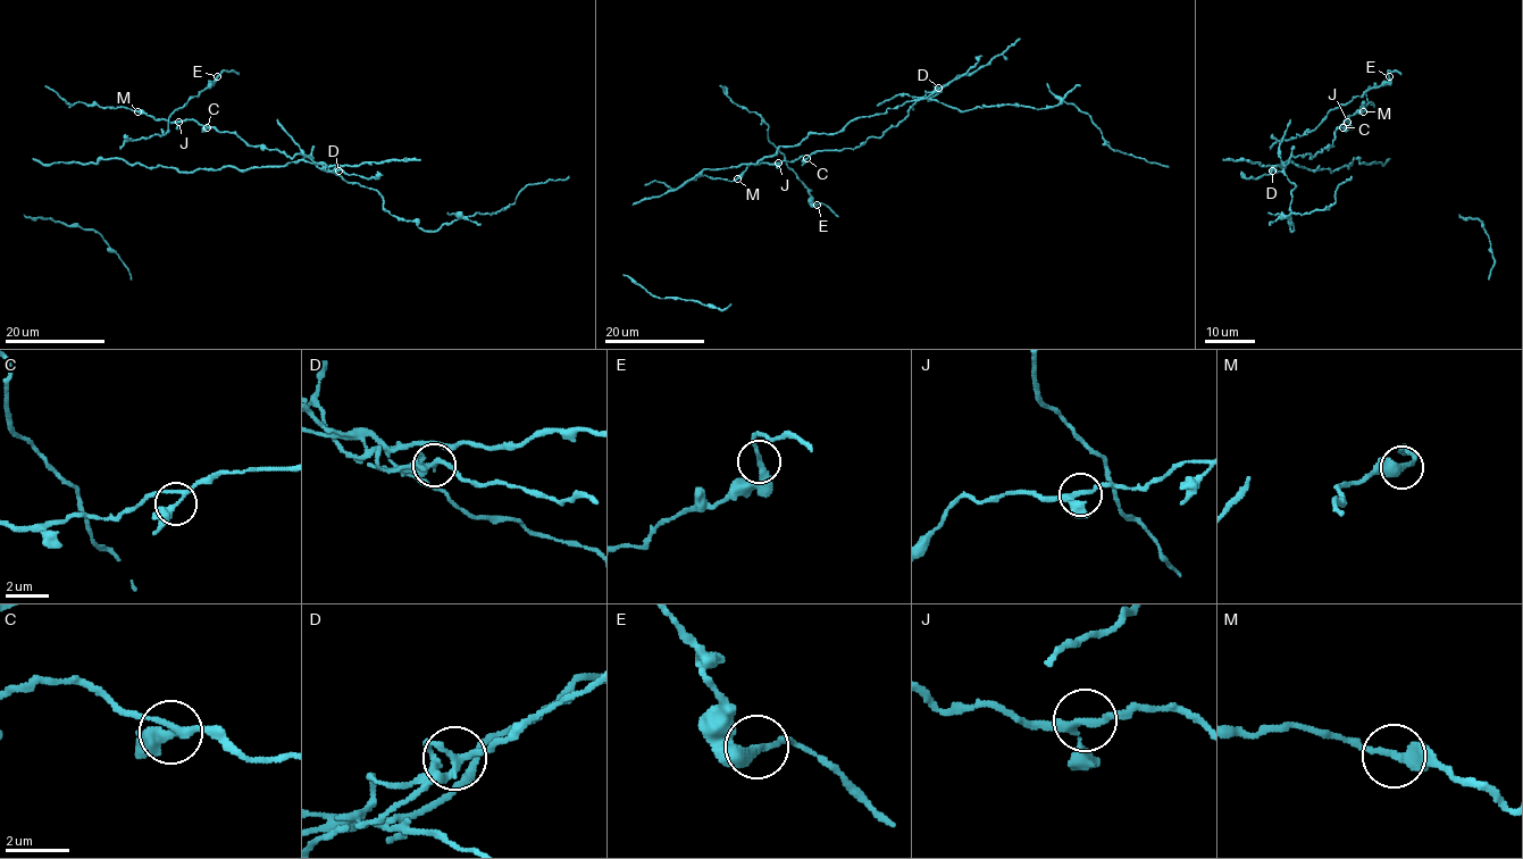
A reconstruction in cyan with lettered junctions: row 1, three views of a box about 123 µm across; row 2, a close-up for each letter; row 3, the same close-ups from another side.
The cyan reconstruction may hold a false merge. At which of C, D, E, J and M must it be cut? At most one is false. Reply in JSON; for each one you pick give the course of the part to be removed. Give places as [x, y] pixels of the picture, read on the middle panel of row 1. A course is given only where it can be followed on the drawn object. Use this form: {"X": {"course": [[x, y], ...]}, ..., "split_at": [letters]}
{"split_at": ["D"]}

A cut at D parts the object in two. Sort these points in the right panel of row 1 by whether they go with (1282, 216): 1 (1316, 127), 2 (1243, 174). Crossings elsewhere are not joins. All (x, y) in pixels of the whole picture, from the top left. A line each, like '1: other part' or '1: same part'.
1: other part
2: other part

